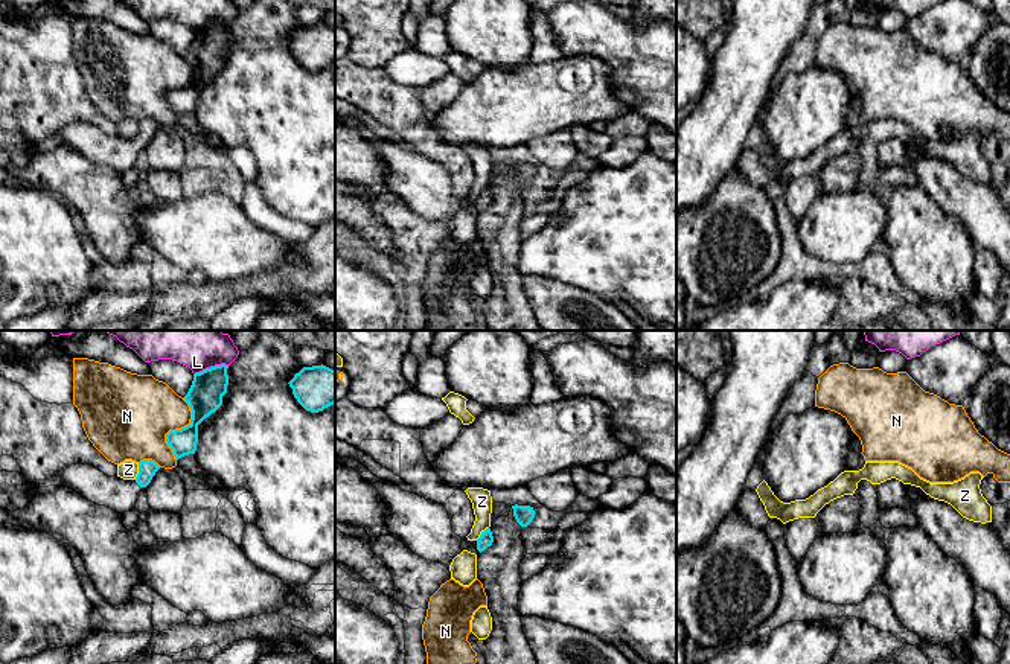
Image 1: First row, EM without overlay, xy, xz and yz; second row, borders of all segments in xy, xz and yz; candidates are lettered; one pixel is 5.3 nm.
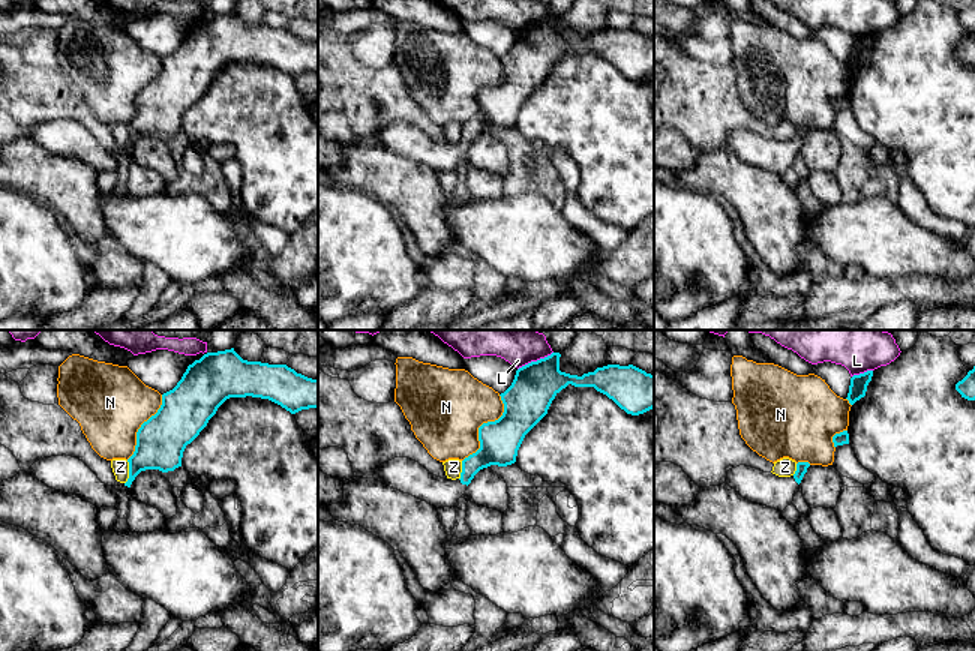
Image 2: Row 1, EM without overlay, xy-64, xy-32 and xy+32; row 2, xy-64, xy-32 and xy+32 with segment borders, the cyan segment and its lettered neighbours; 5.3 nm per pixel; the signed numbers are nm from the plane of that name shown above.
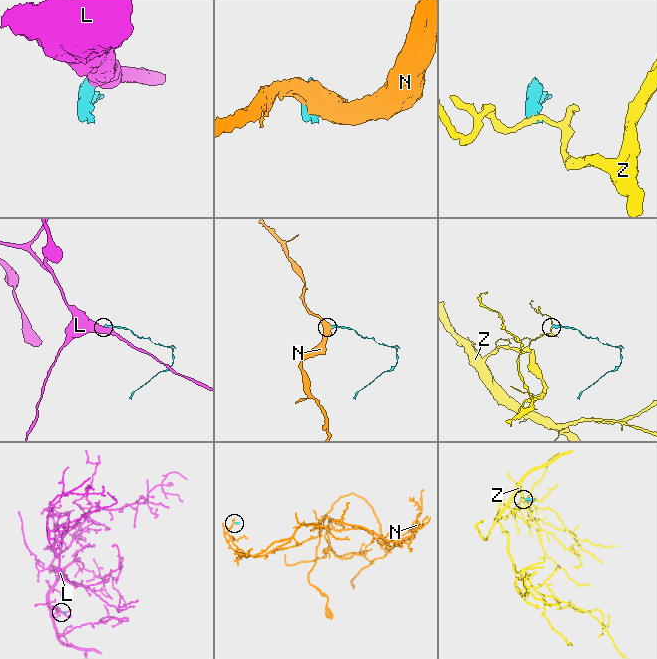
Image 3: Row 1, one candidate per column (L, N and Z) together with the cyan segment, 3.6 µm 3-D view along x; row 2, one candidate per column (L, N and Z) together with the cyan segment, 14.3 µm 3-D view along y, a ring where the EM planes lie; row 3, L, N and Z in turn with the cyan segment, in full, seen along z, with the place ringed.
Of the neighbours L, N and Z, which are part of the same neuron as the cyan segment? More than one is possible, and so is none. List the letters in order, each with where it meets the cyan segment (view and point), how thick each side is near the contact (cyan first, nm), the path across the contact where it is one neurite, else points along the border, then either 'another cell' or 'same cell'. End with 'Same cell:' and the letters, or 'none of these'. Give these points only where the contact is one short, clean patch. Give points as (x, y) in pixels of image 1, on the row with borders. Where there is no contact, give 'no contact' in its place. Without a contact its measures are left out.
L: xy (210, 367) | 190/340 nm | along xy (227, 364), (215, 364), (194, 375) | another cell
N: xy (177, 430) | 190/420 nm | another cell
Z: xy (139, 471) | 100/100 nm | along xy (139, 463), (139, 472), (134, 478) | another cell
Same cell: none of these

